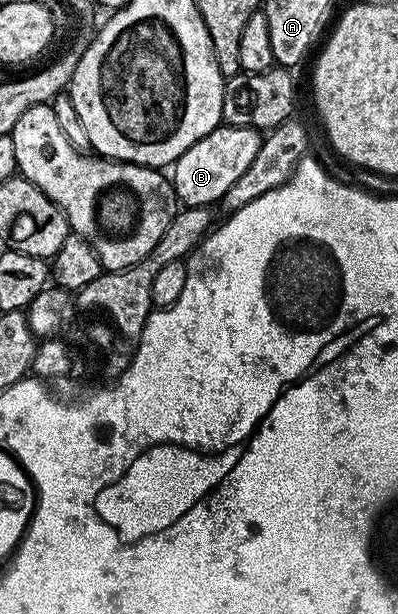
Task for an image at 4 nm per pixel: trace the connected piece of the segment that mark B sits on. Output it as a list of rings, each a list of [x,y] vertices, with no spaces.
[[[222,124],[213,128],[204,138],[197,140],[191,148],[184,150],[184,154],[180,154],[180,158],[172,165],[172,171],[174,171],[174,176],[172,172],[172,183],[179,201],[187,208],[217,205],[222,195],[248,170],[252,160],[260,151],[263,139],[263,133],[257,128],[245,128],[231,124]]]

